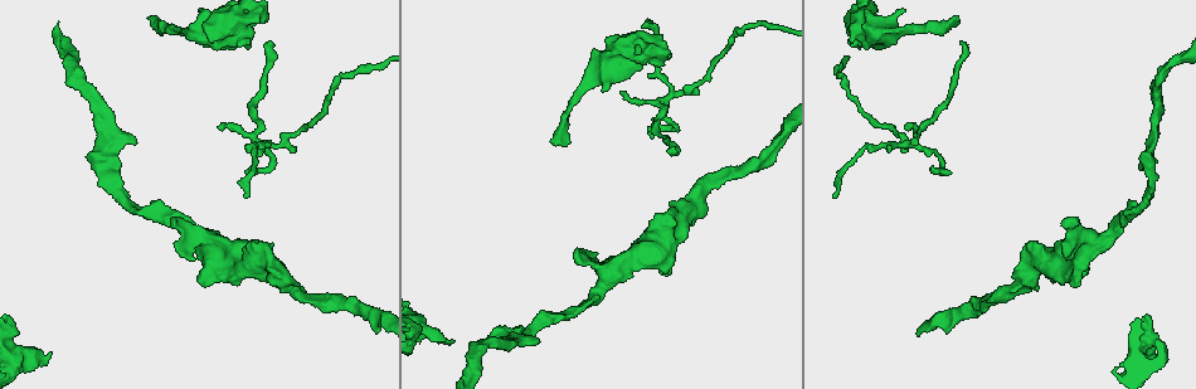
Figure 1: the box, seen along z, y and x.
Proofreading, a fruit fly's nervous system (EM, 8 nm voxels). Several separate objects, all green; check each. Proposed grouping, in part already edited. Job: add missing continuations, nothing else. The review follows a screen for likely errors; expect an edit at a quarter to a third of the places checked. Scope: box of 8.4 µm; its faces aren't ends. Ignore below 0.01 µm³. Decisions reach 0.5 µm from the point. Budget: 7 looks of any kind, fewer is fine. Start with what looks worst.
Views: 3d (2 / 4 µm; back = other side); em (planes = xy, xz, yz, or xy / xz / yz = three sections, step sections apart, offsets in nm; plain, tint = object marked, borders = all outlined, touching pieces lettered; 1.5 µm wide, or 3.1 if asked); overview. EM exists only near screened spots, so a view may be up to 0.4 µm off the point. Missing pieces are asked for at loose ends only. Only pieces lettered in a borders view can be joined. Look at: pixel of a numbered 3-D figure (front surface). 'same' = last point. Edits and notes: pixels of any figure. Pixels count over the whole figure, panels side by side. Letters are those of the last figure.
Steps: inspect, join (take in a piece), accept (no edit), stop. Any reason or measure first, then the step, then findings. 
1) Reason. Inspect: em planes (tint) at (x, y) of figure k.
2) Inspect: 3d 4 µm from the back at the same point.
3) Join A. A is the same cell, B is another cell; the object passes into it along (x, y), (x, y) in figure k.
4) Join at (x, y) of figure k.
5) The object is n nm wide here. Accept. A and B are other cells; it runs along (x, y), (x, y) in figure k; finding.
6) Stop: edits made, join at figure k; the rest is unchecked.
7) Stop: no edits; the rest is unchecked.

An open end. Inspect: 3d 2 µm at (451, 340) of figure 1.

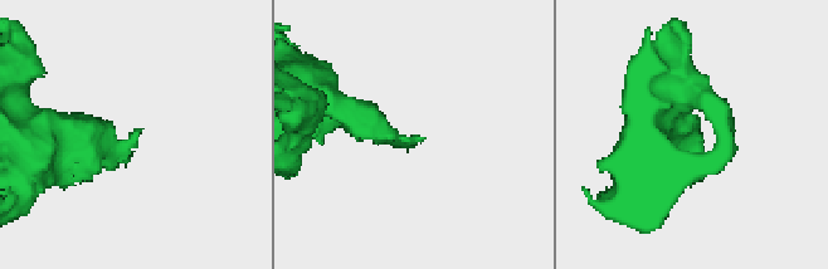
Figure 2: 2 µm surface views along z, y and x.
Inspect: em xz step 8 (borders) at (703, 140) of figure 2.

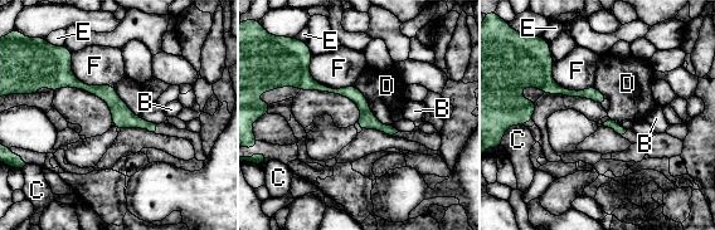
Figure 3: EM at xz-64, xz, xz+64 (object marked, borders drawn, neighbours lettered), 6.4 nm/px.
The longest contact is with F, 340 nm. Accept. B, C, D, E and F are other cells; it runs along (59, 84), (101, 91), (152, 127) in figure 3; no lettered piece goes on from it.

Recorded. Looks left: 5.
Thick end. Inspect: 3d 2 µm at (248, 38) of figure 1.

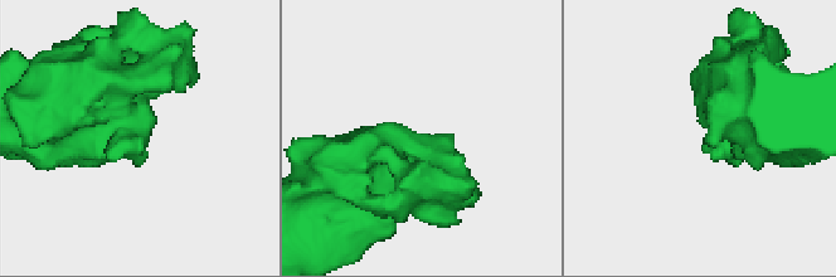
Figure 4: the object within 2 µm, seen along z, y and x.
Need the tissue. Inspect: em planes (tint) at (142, 139) of figure 4.

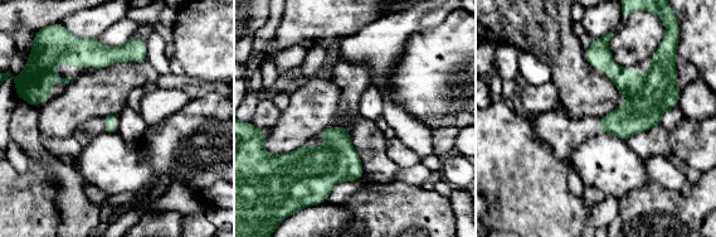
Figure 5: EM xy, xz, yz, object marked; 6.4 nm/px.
What lies round it. Inspect: em planes (borders) at the same point.

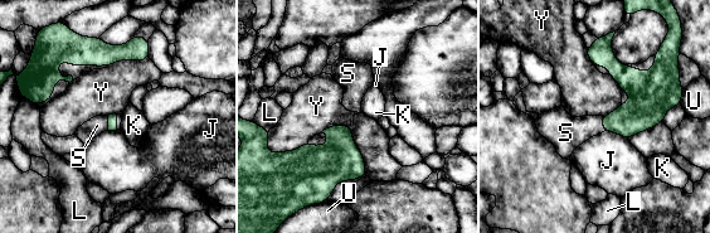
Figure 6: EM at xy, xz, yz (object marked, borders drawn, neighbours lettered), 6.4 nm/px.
Join at (97, 125) of figure 6. S is the same cell, J, K, L, U and Y are other cells; the object passes into it along (112, 119), (108, 124), (97, 125) in figure 6; the neuron continues.

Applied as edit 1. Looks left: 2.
Inspect: overview.

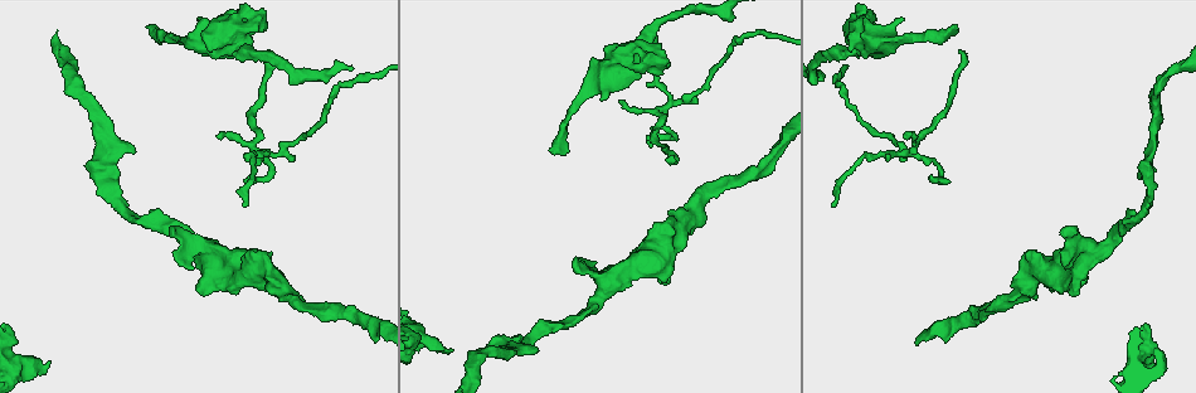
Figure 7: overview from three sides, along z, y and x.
An open end. Inspect: em planes (borders) at (672, 155) of figure 7.

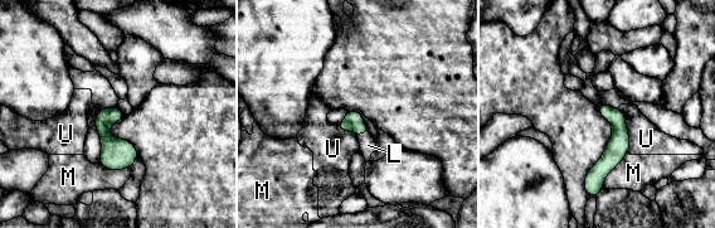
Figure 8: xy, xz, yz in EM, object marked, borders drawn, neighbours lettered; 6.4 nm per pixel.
The longest contact is with M, 280 nm. Join at (368, 145) of figure 8. L is the same cell, M and U are other cells; it goes on there.

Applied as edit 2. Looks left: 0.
Stop: edits made, join at figure 6, join at figure 8; the rest is unchecked.

